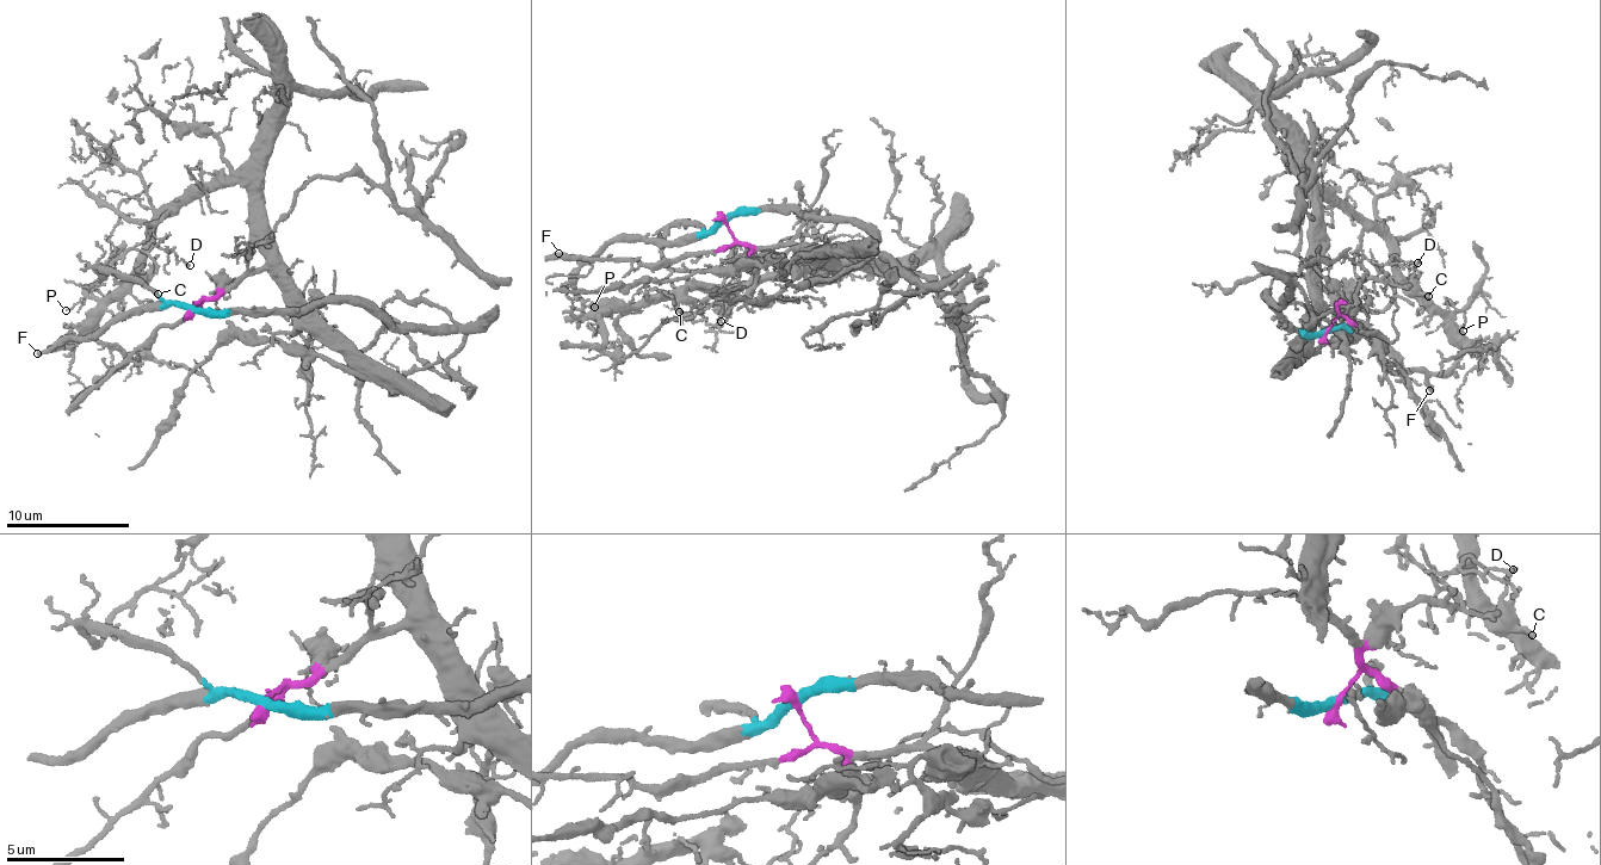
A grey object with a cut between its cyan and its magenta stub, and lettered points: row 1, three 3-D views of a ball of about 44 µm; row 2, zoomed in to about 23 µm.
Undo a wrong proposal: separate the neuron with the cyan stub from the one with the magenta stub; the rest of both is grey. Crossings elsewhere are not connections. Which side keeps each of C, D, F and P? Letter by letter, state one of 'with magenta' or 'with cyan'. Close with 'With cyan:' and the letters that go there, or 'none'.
C: with magenta
D: with magenta
F: with cyan
P: with magenta
With cyan: F

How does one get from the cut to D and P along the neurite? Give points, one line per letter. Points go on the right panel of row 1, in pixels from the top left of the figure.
D: (1322, 332), (1337, 313), (1314, 270), (1312, 211), (1320, 195), (1352, 209), (1388, 241), (1390, 260), (1419, 261)
P: (1322, 332), (1337, 313), (1314, 270), (1320, 195), (1371, 221), (1397, 273), (1439, 307), (1465, 313), (1462, 329)

